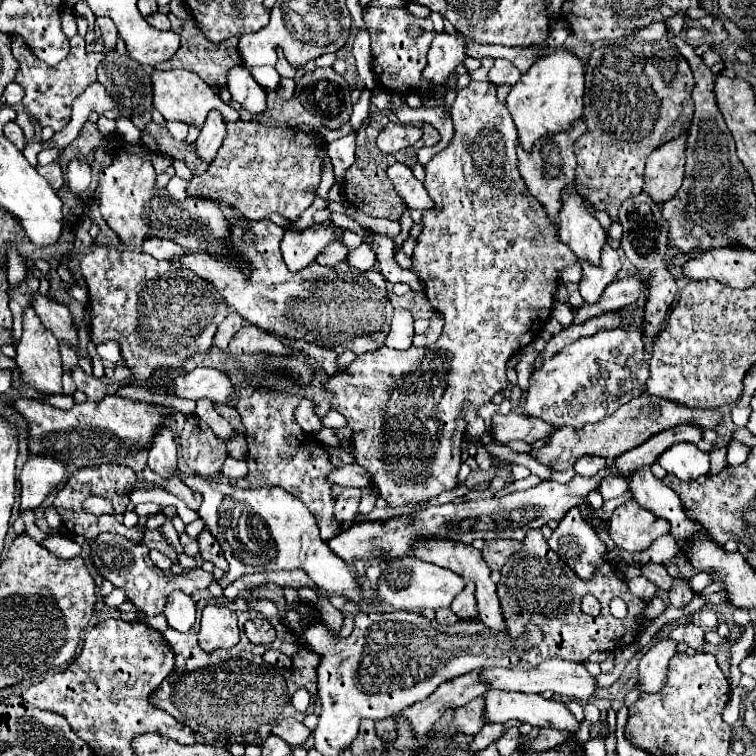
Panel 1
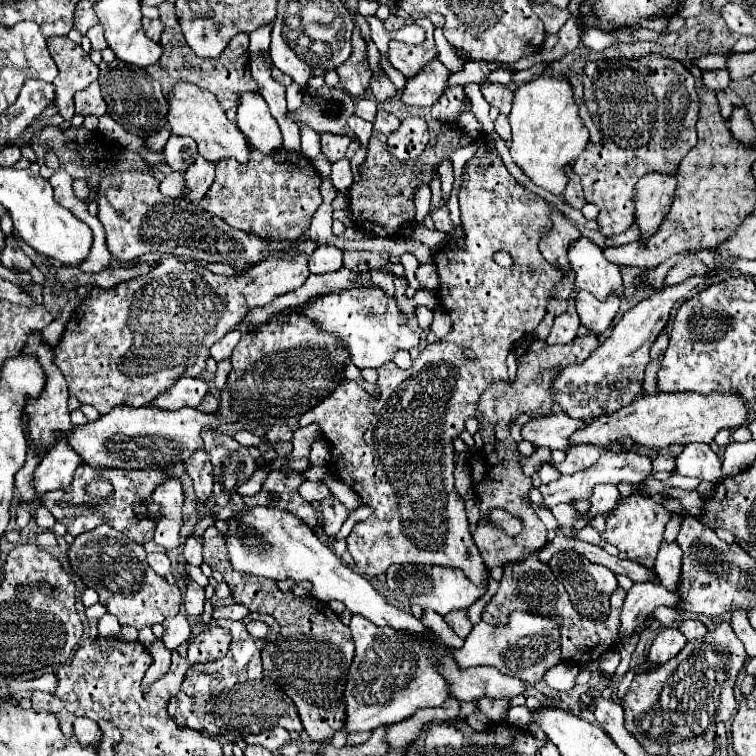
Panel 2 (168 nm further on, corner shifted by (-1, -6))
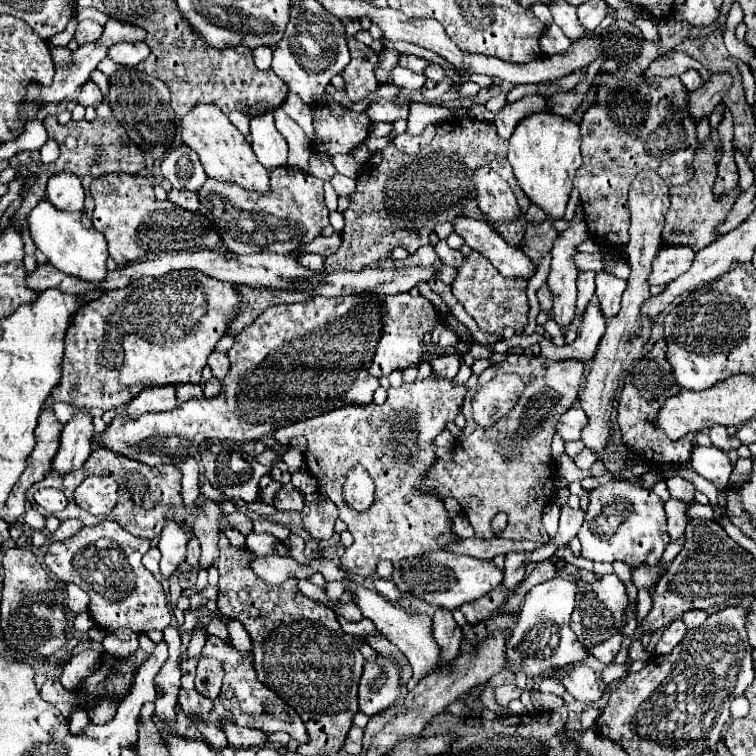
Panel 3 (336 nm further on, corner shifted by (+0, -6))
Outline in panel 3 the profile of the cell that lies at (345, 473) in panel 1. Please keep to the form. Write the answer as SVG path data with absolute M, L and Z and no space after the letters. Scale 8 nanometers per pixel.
M284 484L278 496L274 498L274 506L278 510L302 510L304 504L304 494L294 486L294 484Z

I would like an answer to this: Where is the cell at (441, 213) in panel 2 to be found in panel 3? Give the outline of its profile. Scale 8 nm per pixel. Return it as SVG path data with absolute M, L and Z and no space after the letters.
M462 218L452 222L454 232L464 238L464 242L472 248L484 254L504 276L526 276L530 278L534 274L534 264L520 252L520 248L510 246L502 236L492 230L488 222L474 220L474 218Z

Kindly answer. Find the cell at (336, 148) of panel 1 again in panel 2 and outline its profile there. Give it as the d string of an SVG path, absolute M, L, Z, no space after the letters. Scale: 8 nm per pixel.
M343 158L331 166L331 180L337 190L345 190L351 186L353 174L351 174L351 166L349 166L347 158Z

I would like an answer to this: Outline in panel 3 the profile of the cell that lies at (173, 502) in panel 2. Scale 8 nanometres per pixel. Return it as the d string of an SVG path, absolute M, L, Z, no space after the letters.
M166 520L158 540L158 550L162 552L160 572L164 574L164 578L170 578L174 568L186 558L186 542L188 536L184 534L182 526L176 520Z

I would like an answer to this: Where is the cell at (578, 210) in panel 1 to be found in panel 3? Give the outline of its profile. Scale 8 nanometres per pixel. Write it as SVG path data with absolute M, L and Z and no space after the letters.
M608 272L596 274L596 296L600 300L602 312L608 318L616 316L620 312L624 290L626 290L626 280L620 280L620 278L616 278L614 274L608 274Z

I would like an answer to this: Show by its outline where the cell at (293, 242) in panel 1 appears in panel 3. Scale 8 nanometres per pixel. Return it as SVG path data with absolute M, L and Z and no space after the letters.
M190 270L168 272L158 278L142 276L122 290L104 292L100 298L80 306L68 326L66 348L60 364L62 378L52 390L56 402L96 406L108 412L126 406L144 388L154 384L200 384L206 358L214 350L216 342L226 334L230 320L238 316L240 302L240 292L234 284L226 284L210 276L202 276L202 272Z

